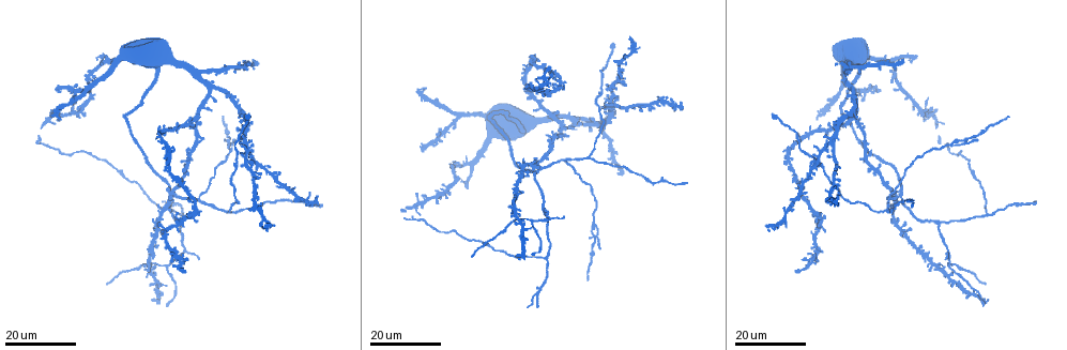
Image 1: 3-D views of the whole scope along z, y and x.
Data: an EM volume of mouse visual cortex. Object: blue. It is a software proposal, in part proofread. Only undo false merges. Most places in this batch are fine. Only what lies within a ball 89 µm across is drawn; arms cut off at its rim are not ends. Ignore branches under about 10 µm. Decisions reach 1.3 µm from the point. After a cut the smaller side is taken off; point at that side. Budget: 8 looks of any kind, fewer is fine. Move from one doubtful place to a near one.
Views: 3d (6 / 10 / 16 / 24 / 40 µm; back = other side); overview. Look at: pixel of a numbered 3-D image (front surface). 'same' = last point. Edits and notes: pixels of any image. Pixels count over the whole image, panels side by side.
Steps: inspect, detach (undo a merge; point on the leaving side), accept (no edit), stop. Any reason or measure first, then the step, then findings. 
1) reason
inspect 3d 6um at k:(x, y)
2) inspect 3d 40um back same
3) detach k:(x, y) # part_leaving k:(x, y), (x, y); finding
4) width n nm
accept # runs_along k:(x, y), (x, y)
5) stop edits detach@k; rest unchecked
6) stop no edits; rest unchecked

calibre changes
inspect 3d 24um at 1:(186, 253)

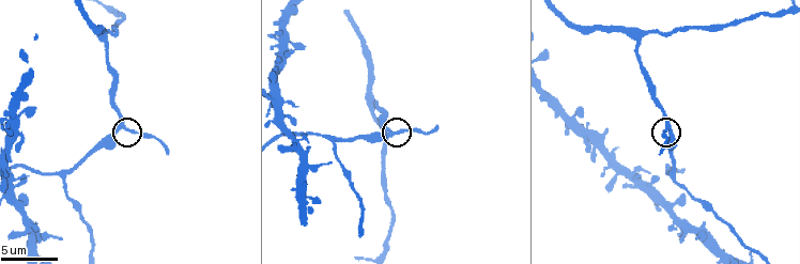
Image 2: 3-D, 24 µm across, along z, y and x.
closer look
inspect 3d 6um at 2:(667, 126)

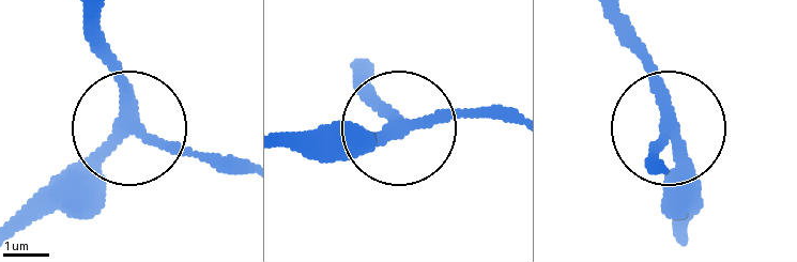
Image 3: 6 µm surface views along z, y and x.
accept # runs_along 3:(370, 63), (389, 124), (281, 136); all the same neuron

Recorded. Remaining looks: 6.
arms part here
inspect 3d 6um at 2:(334, 139)

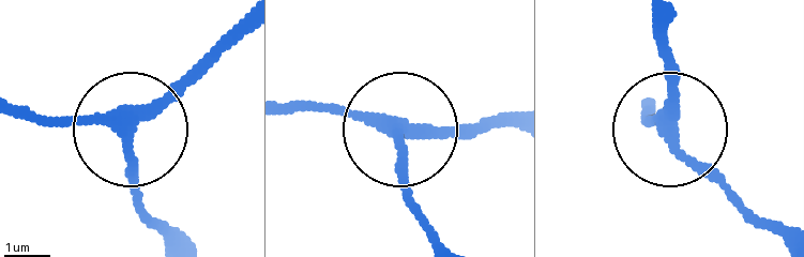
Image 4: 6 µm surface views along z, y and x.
arms 3
accept # runs_along 4:(656, 17), (671, 132), (756, 221); one neuron here

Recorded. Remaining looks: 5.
three-way junction
inspect 3d 16um at 2:(637, 39)

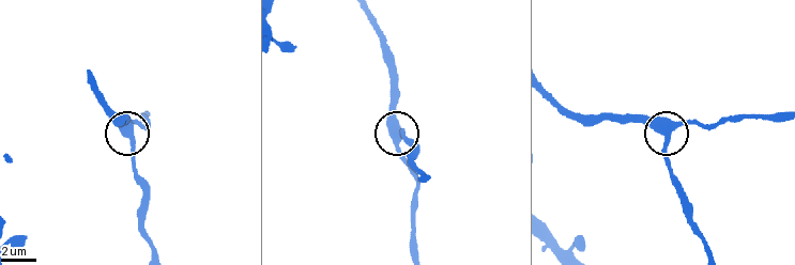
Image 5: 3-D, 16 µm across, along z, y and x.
other side
inspect 3d 16um back at 5:(130, 132)

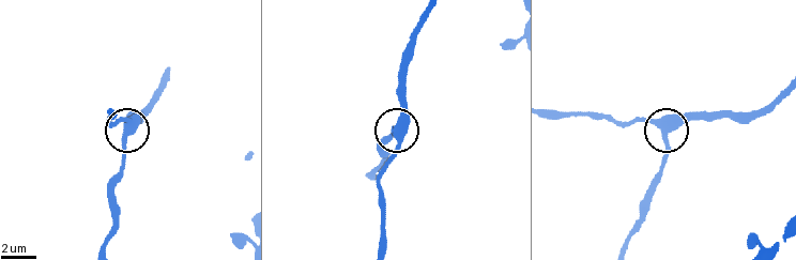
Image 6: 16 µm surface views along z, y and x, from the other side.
accept # runs_along 6:(166, 79), (128, 126), (121, 177); all the same neuron

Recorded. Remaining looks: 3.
inspect 3d 24um at 1:(92, 85)

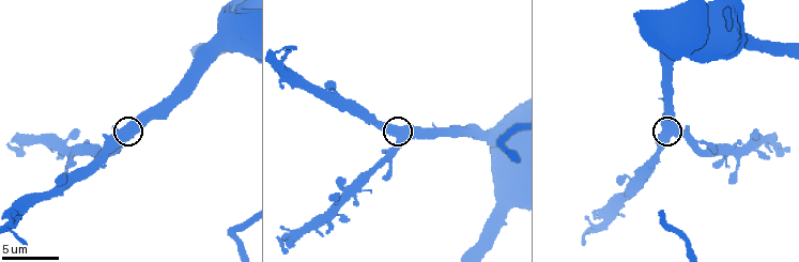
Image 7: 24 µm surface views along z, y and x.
closer look
inspect 3d 10um at 7:(673, 134)

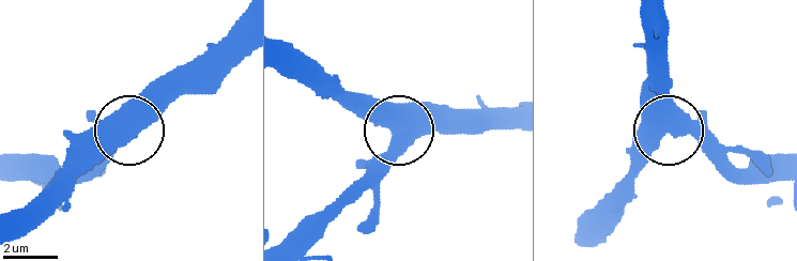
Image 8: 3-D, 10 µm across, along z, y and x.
side_arm 15 um
accept # all the same neuron

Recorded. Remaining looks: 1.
stop no edits; rest unchecked

